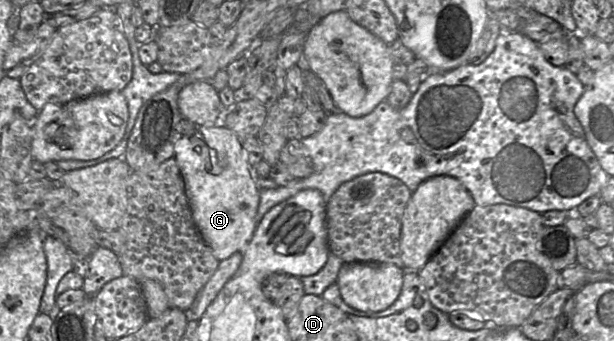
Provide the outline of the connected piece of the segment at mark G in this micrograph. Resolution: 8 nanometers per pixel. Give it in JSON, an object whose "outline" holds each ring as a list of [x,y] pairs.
{"outline":[[[223,120],[215,123],[214,126],[200,125],[190,133],[181,136],[175,143],[174,158],[184,180],[195,226],[214,257],[221,261],[237,251],[243,255],[257,227],[260,188],[252,179],[242,141],[233,131],[223,126]]]}

